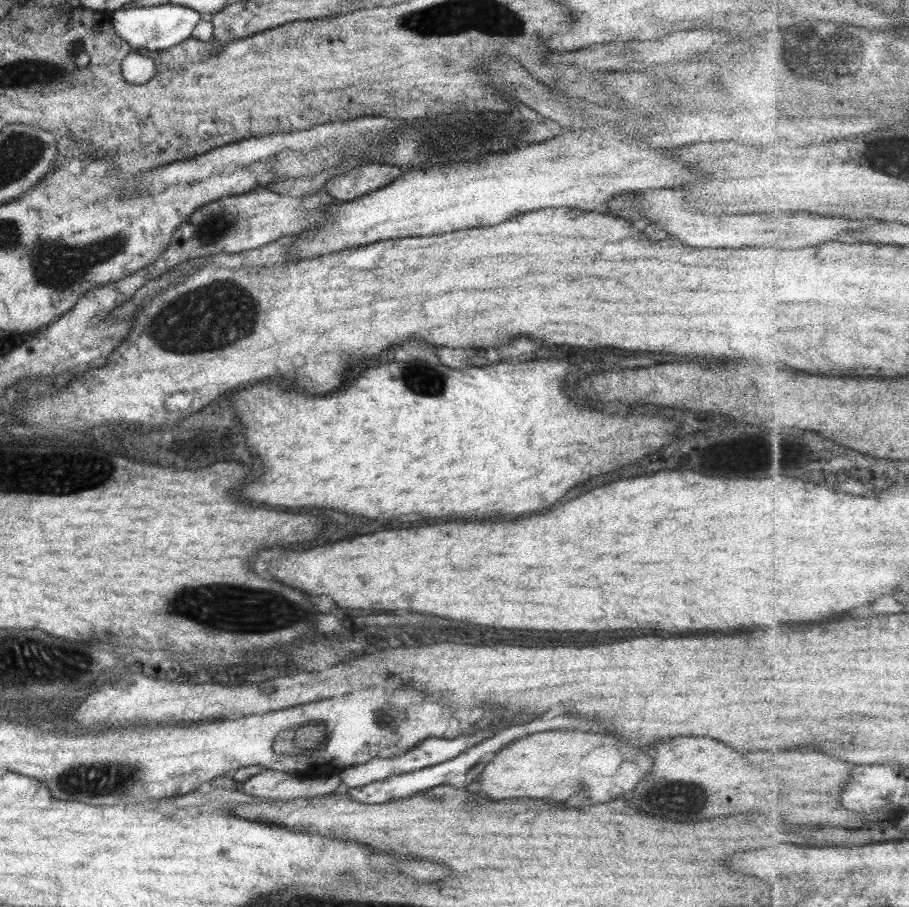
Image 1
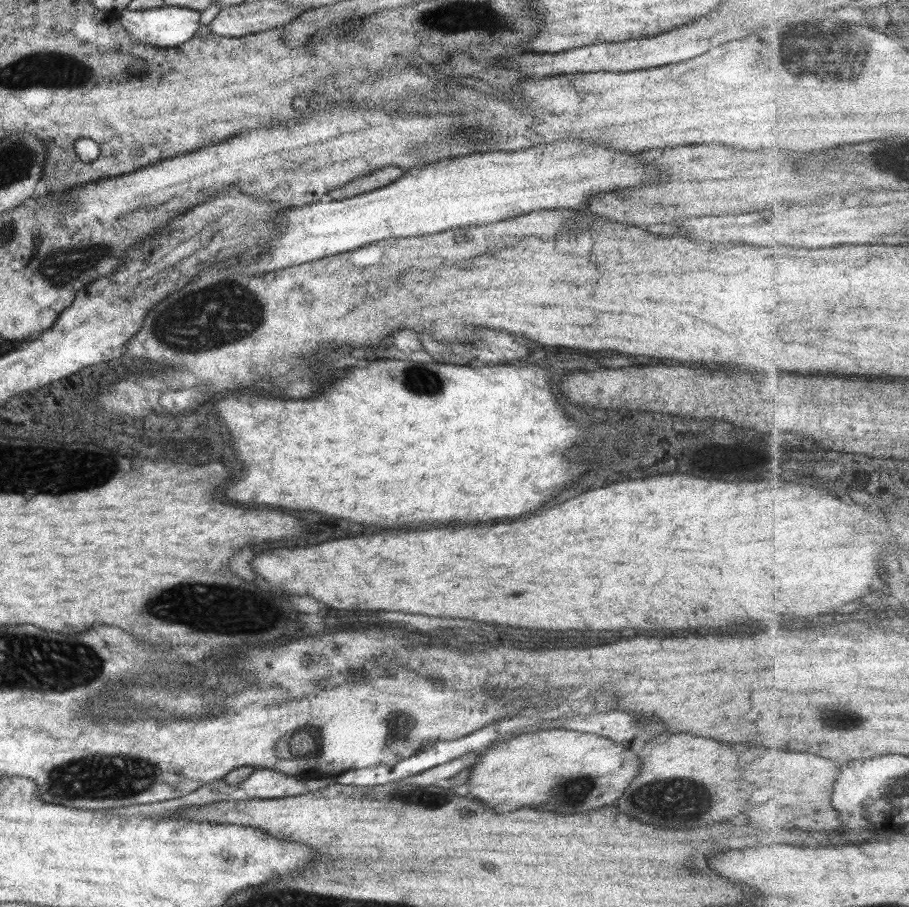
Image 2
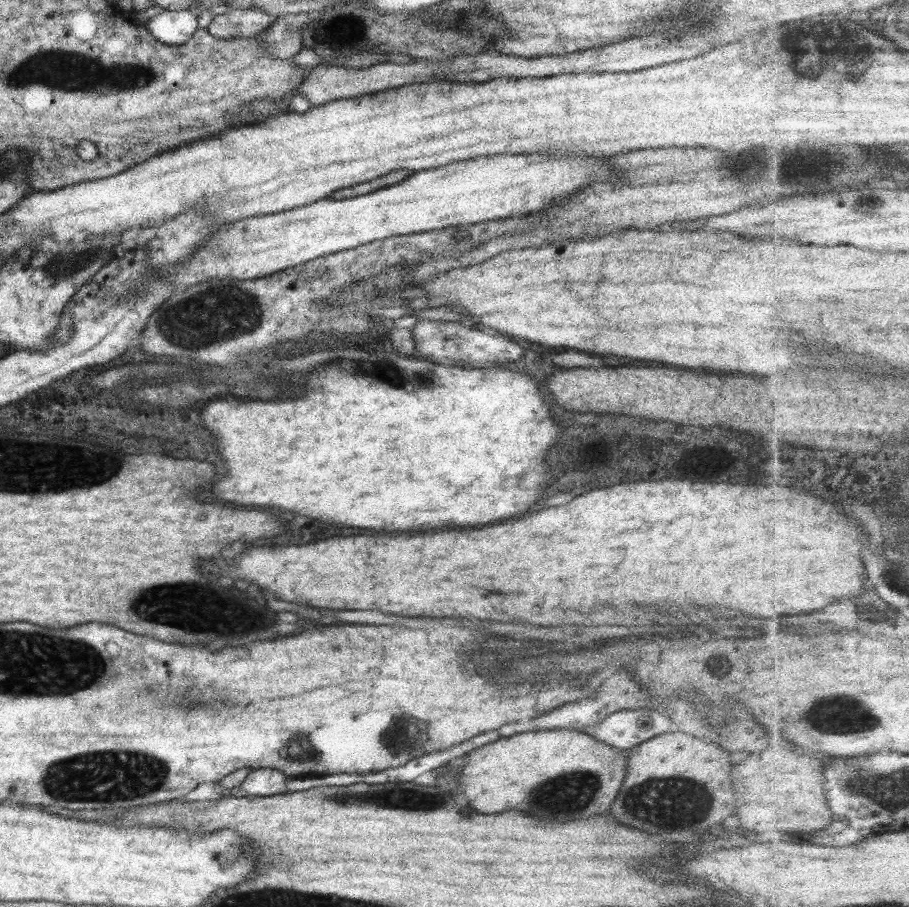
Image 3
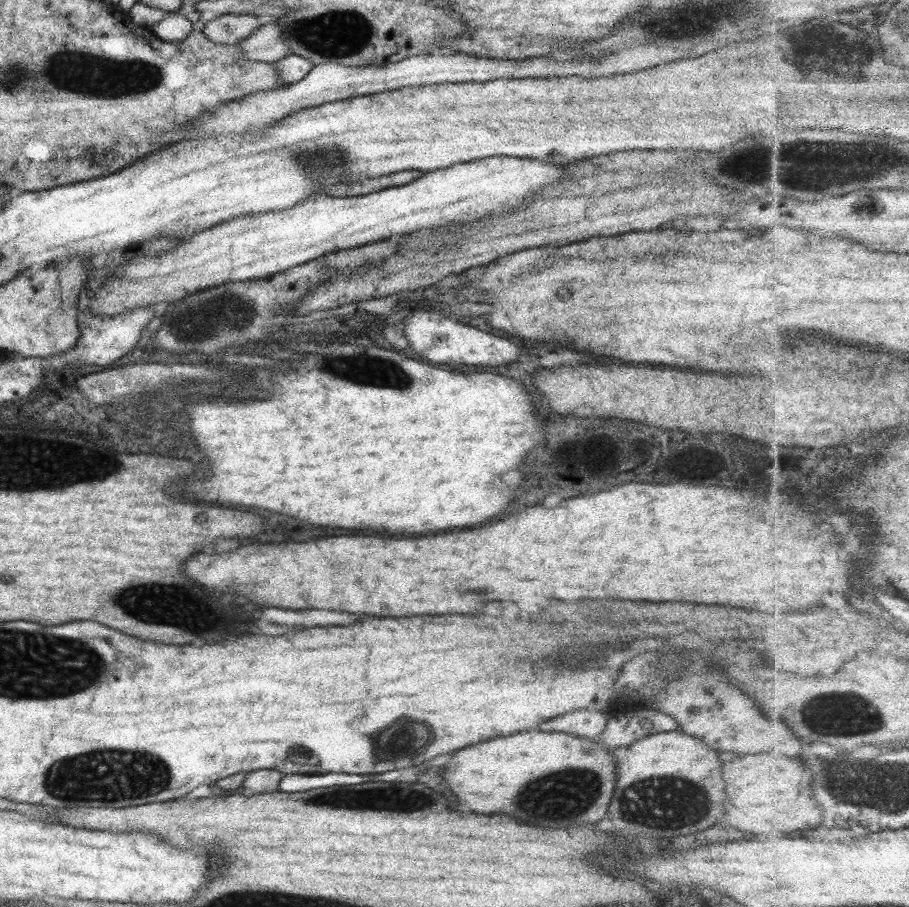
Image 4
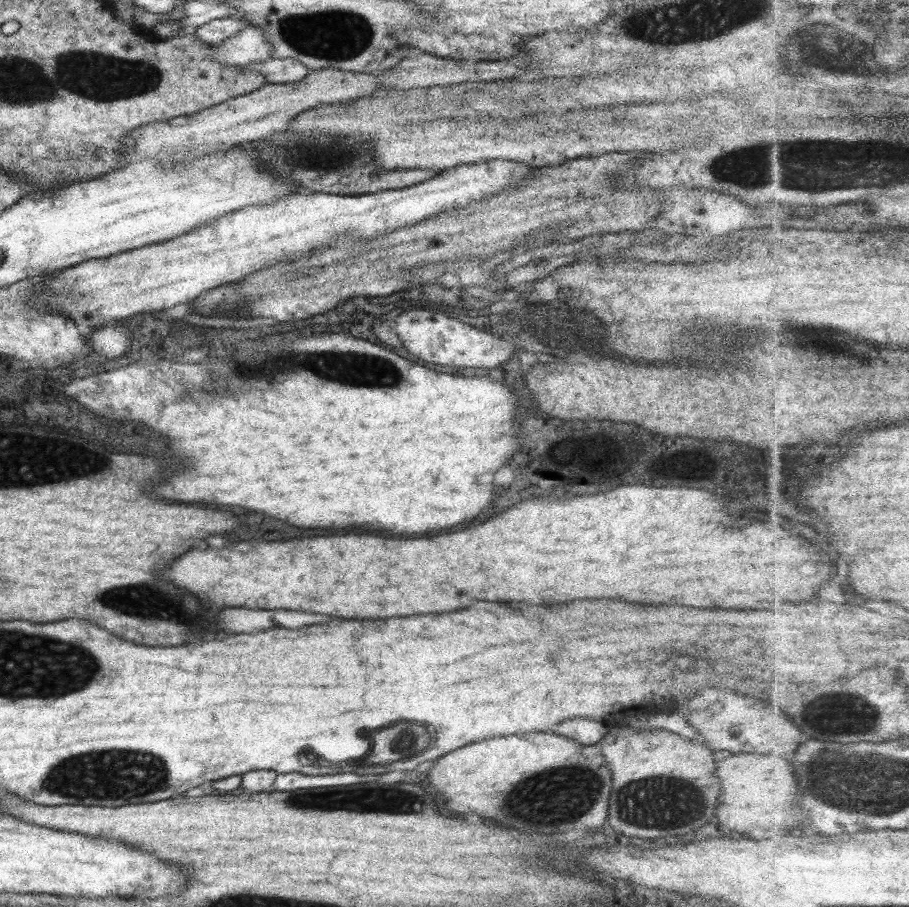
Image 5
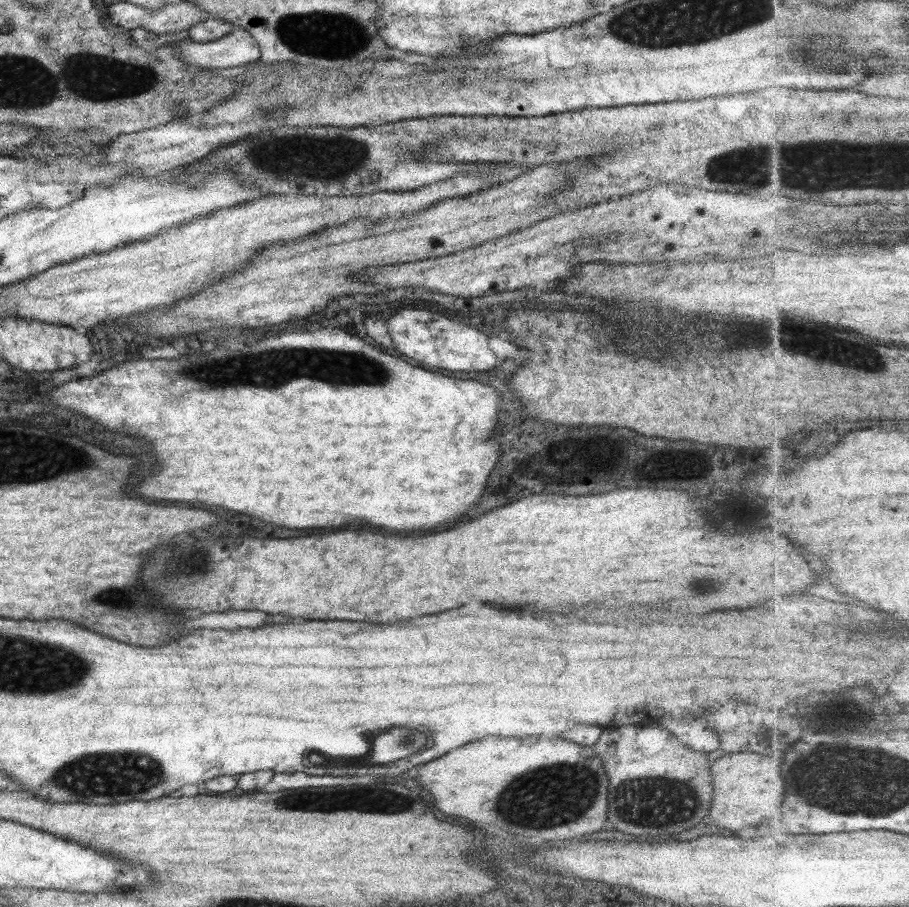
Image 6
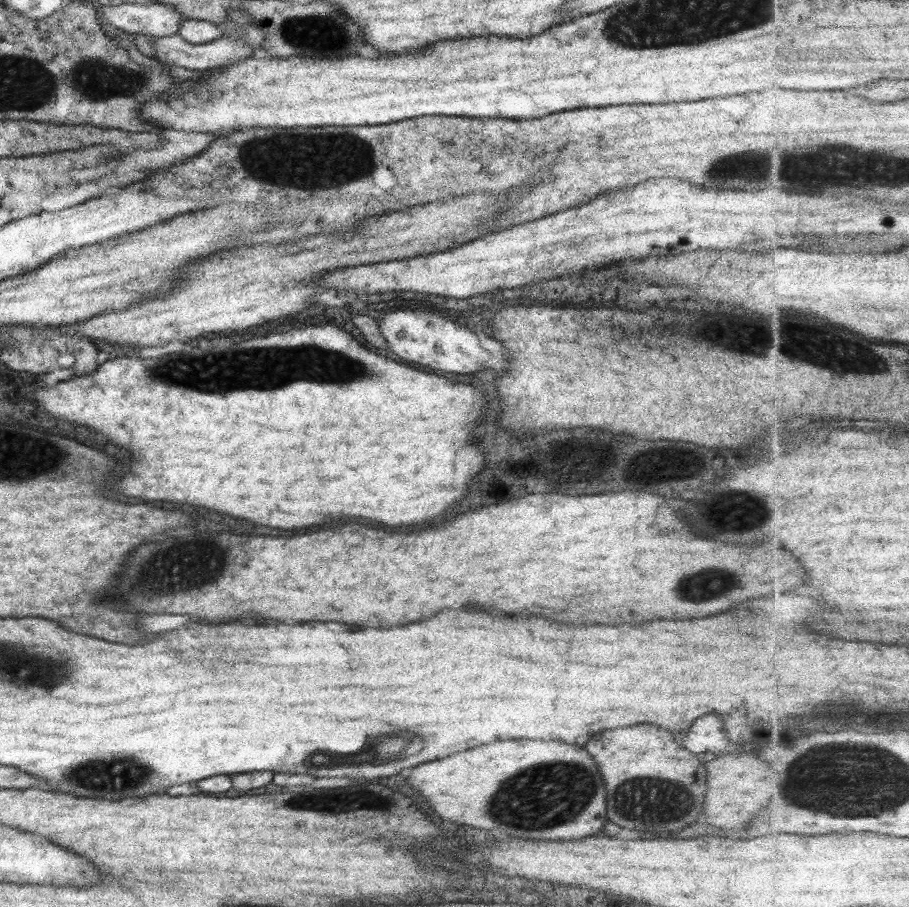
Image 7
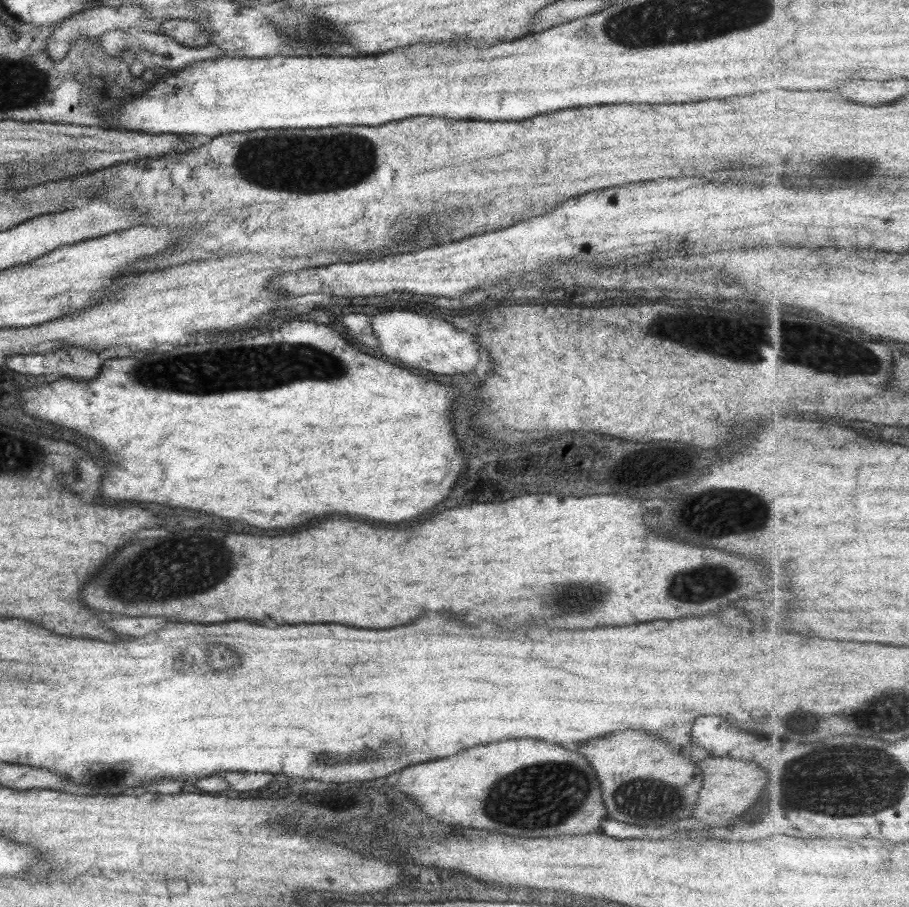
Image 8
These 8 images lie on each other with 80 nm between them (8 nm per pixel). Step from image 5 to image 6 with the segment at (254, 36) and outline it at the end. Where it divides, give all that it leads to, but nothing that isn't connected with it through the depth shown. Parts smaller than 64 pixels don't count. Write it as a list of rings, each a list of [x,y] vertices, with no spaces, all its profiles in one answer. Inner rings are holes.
[[[234,27],[229,34],[208,43],[196,43],[189,37],[174,41],[174,52],[182,62],[198,68],[231,68],[260,57],[258,44],[245,30]]]

